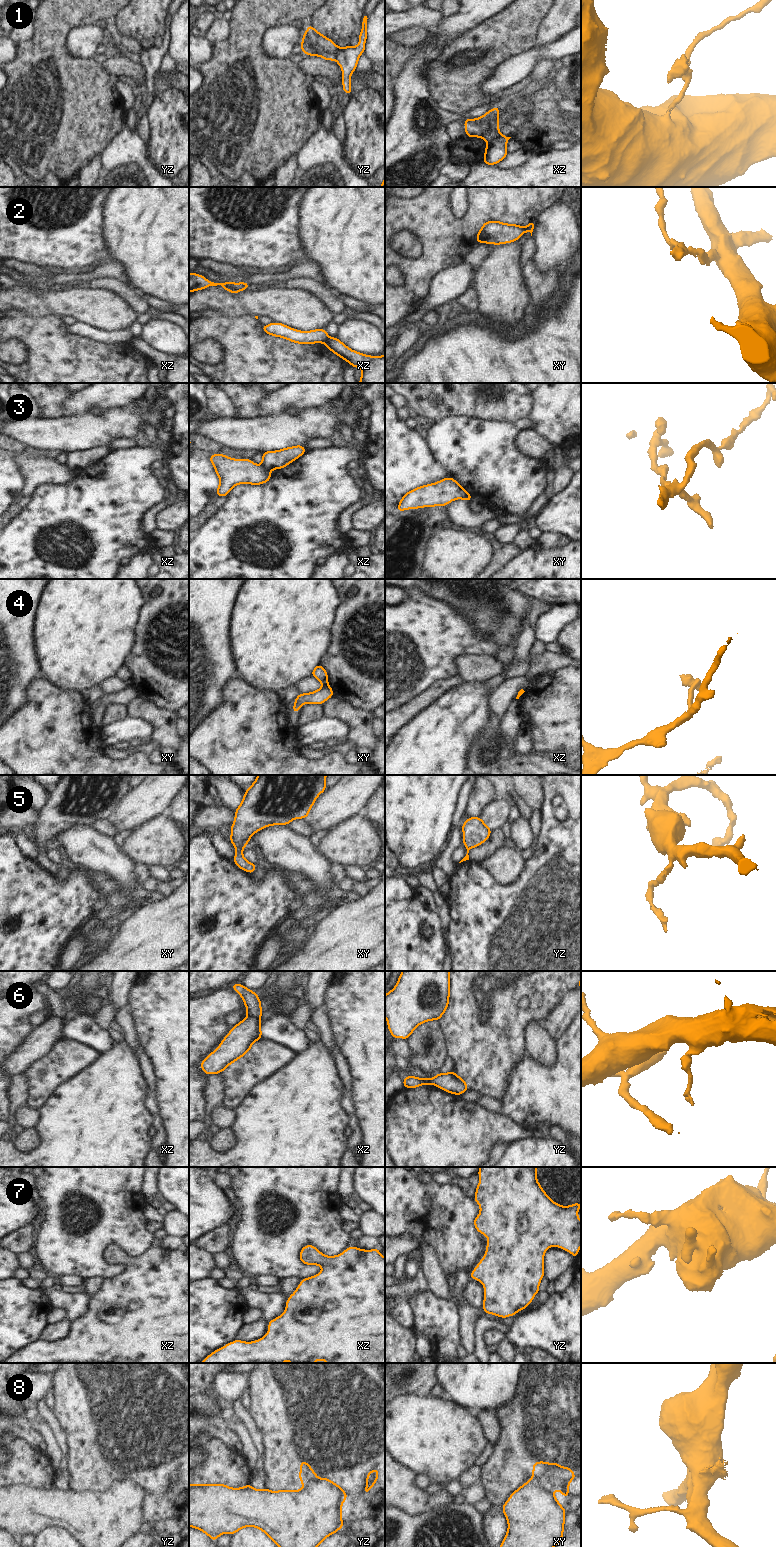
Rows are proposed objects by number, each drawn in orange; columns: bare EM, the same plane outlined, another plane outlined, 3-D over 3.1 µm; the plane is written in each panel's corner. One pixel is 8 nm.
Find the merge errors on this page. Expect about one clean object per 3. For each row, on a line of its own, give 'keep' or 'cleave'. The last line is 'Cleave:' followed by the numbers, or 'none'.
1: cleave
2: cleave
3: cleave
4: cleave
5: keep
6: cleave
7: keep
8: cleave
Cleave: 1, 2, 3, 4, 6, 8

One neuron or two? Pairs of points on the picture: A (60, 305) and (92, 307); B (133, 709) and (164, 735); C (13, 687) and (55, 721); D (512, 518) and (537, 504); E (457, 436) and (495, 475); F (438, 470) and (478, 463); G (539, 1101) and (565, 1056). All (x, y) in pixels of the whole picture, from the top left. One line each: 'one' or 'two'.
A: one
B: one
C: two
D: one
E: one
F: two
G: one

